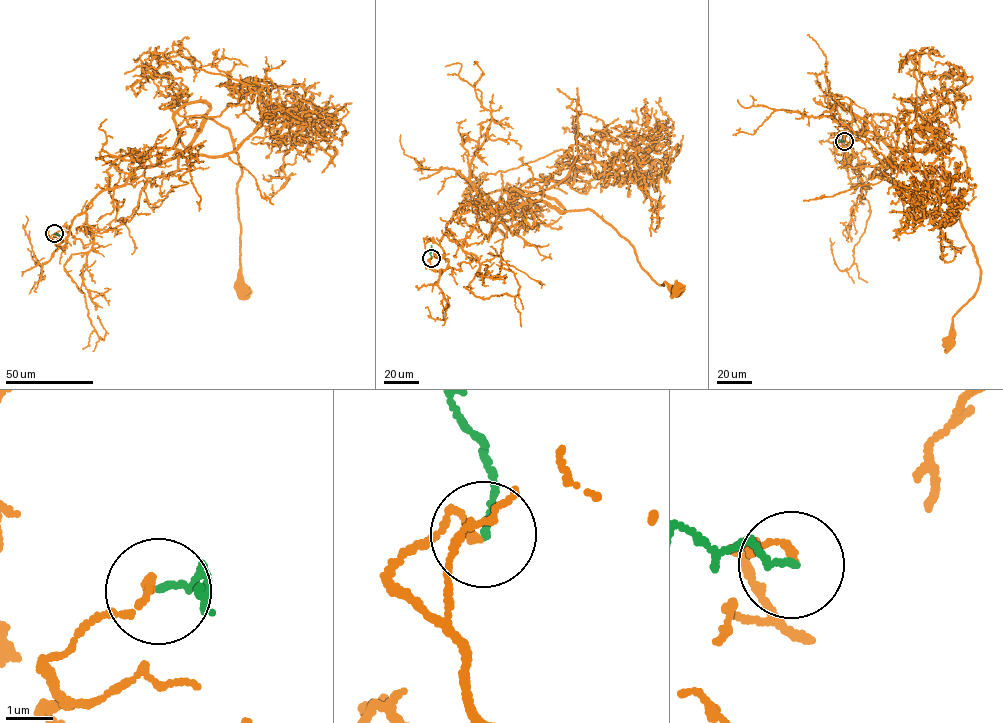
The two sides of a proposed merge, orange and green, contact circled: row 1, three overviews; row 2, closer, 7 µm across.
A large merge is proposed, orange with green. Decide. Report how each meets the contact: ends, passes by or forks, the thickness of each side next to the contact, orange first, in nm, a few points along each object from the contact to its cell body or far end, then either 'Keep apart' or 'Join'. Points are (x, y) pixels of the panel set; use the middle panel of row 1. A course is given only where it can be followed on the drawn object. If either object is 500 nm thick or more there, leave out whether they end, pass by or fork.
At the ring orange ends. At the ring green ends. Thickness 150 nm (orange) against 110 nm. Course of orange: (431, 259), (446, 269), (439, 242), (459, 207), (545, 201), (595, 213), (657, 284), (677, 289). Course of green: (431, 259), (431, 245). Join

